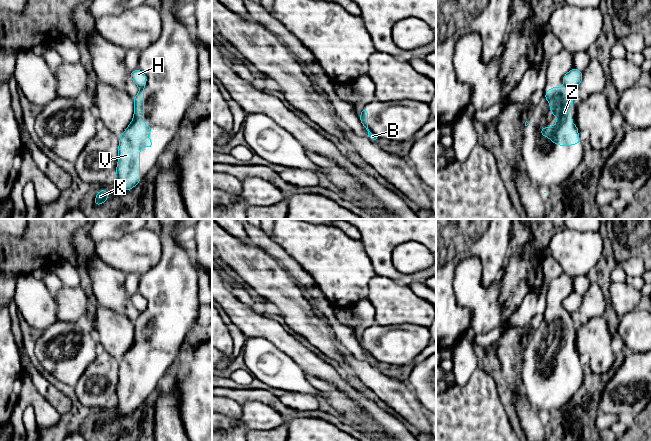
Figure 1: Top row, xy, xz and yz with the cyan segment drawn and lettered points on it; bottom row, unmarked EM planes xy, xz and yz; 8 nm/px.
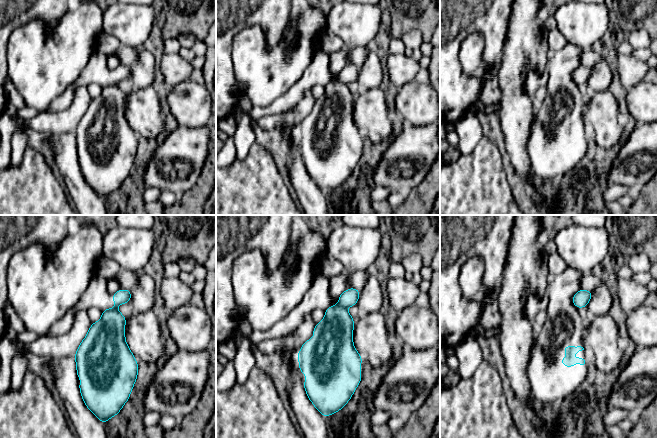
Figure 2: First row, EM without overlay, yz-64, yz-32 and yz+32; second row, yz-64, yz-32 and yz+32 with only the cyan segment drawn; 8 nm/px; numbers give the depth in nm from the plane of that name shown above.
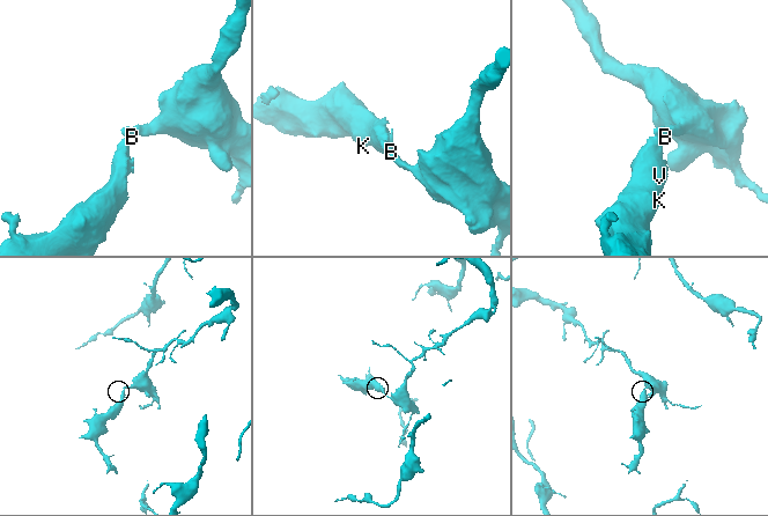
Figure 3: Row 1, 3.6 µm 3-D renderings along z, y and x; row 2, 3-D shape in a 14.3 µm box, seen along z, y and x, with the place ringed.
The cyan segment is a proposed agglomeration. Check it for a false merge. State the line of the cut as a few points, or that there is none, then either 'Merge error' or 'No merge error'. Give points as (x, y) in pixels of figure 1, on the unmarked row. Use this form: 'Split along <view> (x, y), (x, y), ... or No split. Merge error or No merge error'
Split along xz (363, 348), (367, 350). Merge error

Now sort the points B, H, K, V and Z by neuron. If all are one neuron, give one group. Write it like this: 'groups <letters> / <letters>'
groups B H / K V Z

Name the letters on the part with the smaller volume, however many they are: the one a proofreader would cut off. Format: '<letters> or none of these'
K, V, Z

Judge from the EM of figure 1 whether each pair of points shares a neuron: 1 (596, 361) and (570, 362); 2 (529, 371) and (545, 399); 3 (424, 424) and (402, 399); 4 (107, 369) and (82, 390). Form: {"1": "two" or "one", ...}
{"1": "two", "2": "one", "3": "one", "4": "one"}

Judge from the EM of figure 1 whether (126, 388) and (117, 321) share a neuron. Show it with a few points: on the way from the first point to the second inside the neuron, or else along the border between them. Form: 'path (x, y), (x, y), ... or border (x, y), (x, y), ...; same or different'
border (133, 335), (132, 345), (120, 359); different

